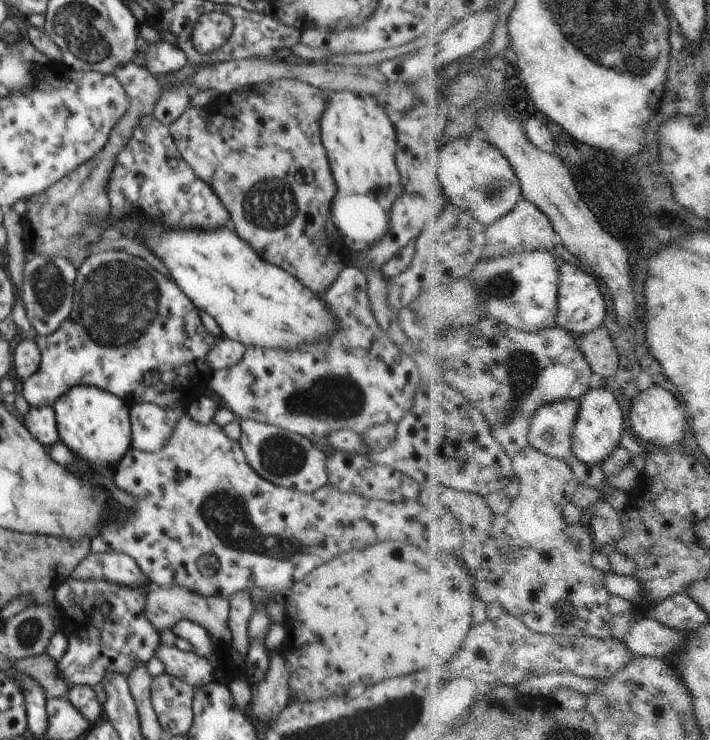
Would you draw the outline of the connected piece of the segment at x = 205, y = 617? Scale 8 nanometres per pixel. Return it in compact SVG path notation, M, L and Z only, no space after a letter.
M153 584L147 594L143 612L158 632L164 628L172 630L178 621L188 619L202 625L202 628L205 628L216 641L229 647L232 642L232 631L229 627L229 606L229 600L224 597L205 597L184 587L160 587Z

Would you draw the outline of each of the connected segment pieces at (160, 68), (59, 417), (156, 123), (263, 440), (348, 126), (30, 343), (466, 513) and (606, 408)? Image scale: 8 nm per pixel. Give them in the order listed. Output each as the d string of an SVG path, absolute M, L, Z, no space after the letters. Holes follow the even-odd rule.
M140 35L137 43L139 52L146 51L148 53L147 70L154 76L162 72L176 72L188 64L186 53L176 44L162 40L162 42L146 48L145 41Z
M76 385L63 394L52 408L59 440L84 462L98 468L116 468L131 449L129 405L116 395L96 387Z
M154 116L142 119L131 139L127 141L126 148L117 153L115 168L111 171L111 177L107 183L107 195L111 202L112 212L118 212L118 216L122 216L122 212L134 210L170 228L190 228L190 226L192 228L222 228L222 226L231 227L232 224L230 213L218 195L209 184L196 176L180 154L170 129Z
M241 419L241 437L239 443L251 467L266 480L282 487L294 487L303 493L313 493L328 484L327 470L325 469L328 453L316 448L309 438L293 433L270 423L258 422L252 419Z
M354 91L328 92L327 107L321 118L321 141L337 186L331 219L351 252L372 247L389 231L392 204L404 192L394 160L394 128L387 112L372 95Z
M34 332L20 335L13 344L14 370L19 376L19 383L30 378L41 363L41 352L33 336Z
M530 446L521 455L513 458L513 467L515 476L521 482L521 492L504 515L488 510L488 498L484 500L484 495L479 493L443 486L440 496L443 506L450 507L460 522L460 542L456 551L471 575L476 577L478 597L487 604L499 600L509 614L524 619L537 633L554 636L571 633L577 637L613 639L612 620L615 614L610 610L610 602L614 594L609 589L607 574L592 563L592 556L597 547L592 528L571 525L563 513L581 487L575 477L573 465L569 460L544 454L536 447ZM566 601L574 605L577 618L568 624L561 624L560 620L564 619L556 615L556 604Z
M599 385L581 398L583 411L575 431L573 450L577 457L587 465L602 466L624 442L626 433L626 416L618 402L618 397L609 389L602 389Z

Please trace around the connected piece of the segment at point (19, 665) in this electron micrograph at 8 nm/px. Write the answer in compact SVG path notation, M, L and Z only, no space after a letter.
M47 653L14 659L11 668L20 675L34 679L43 688L48 699L66 698L70 686L57 675L57 662Z

